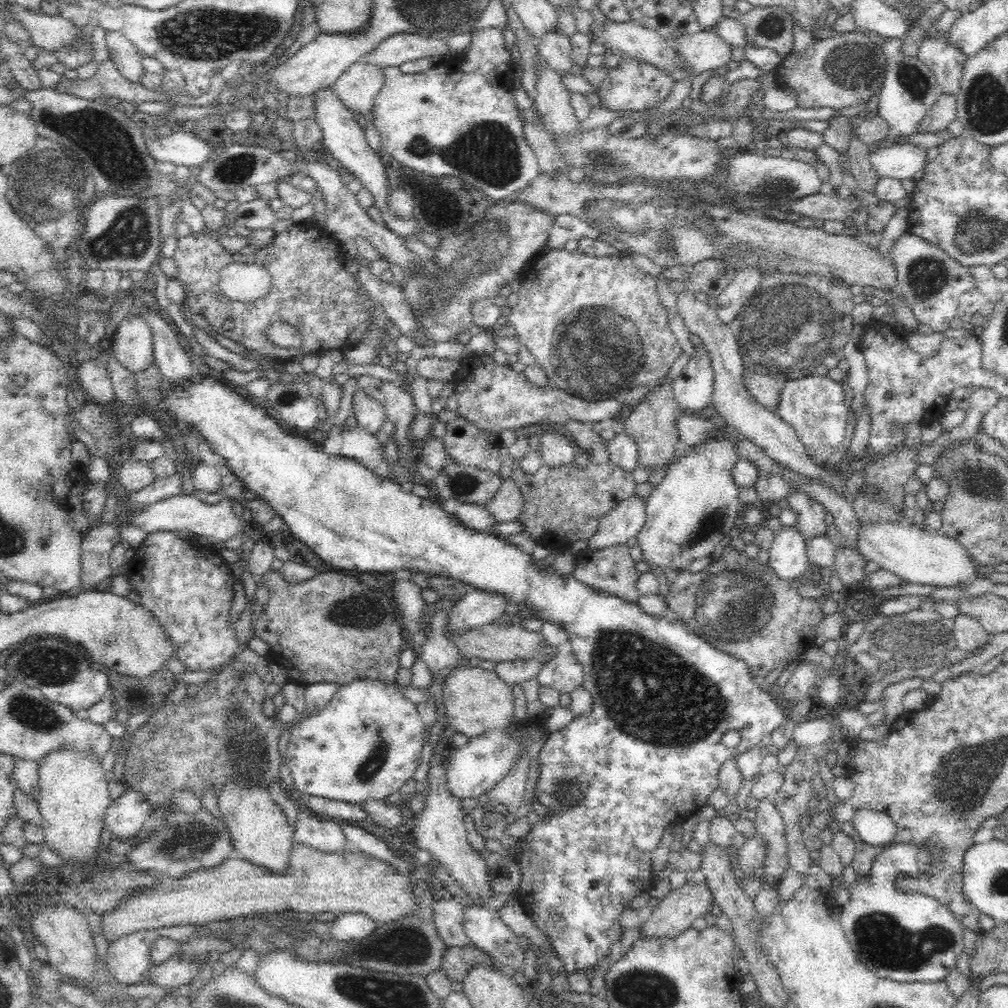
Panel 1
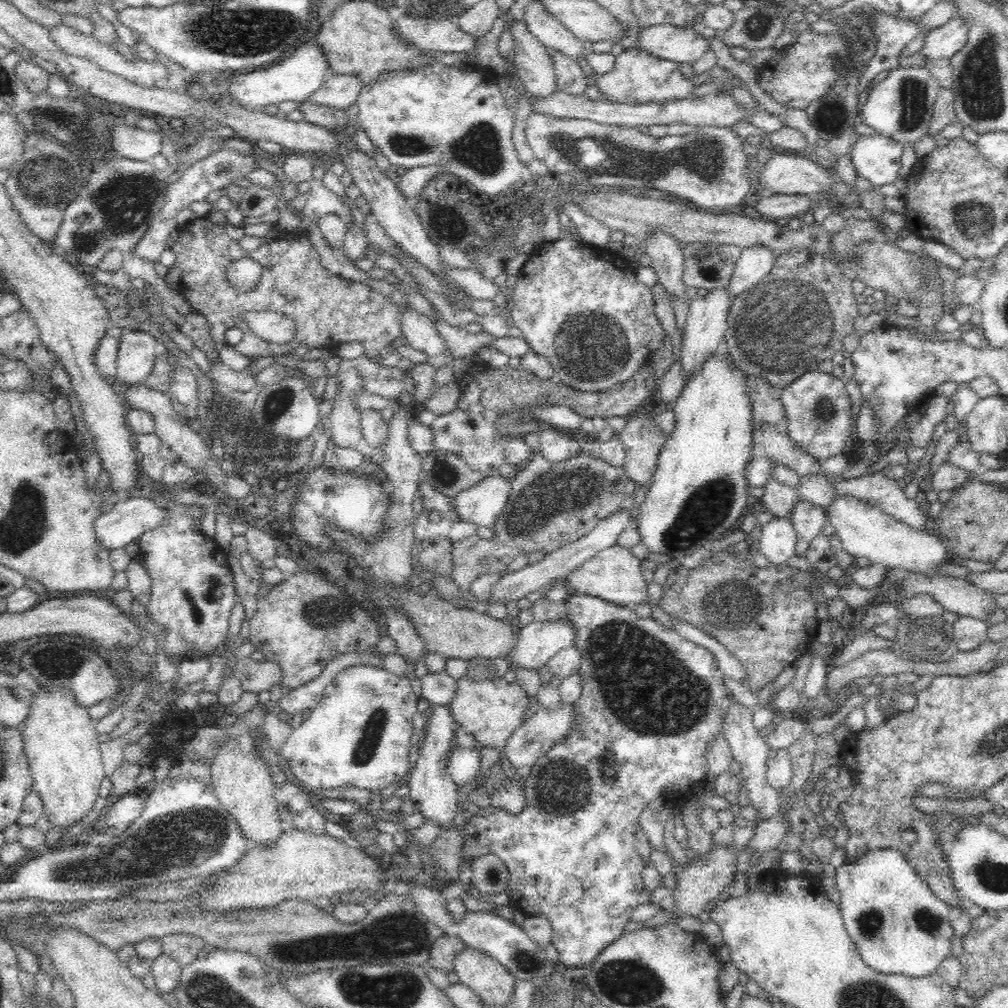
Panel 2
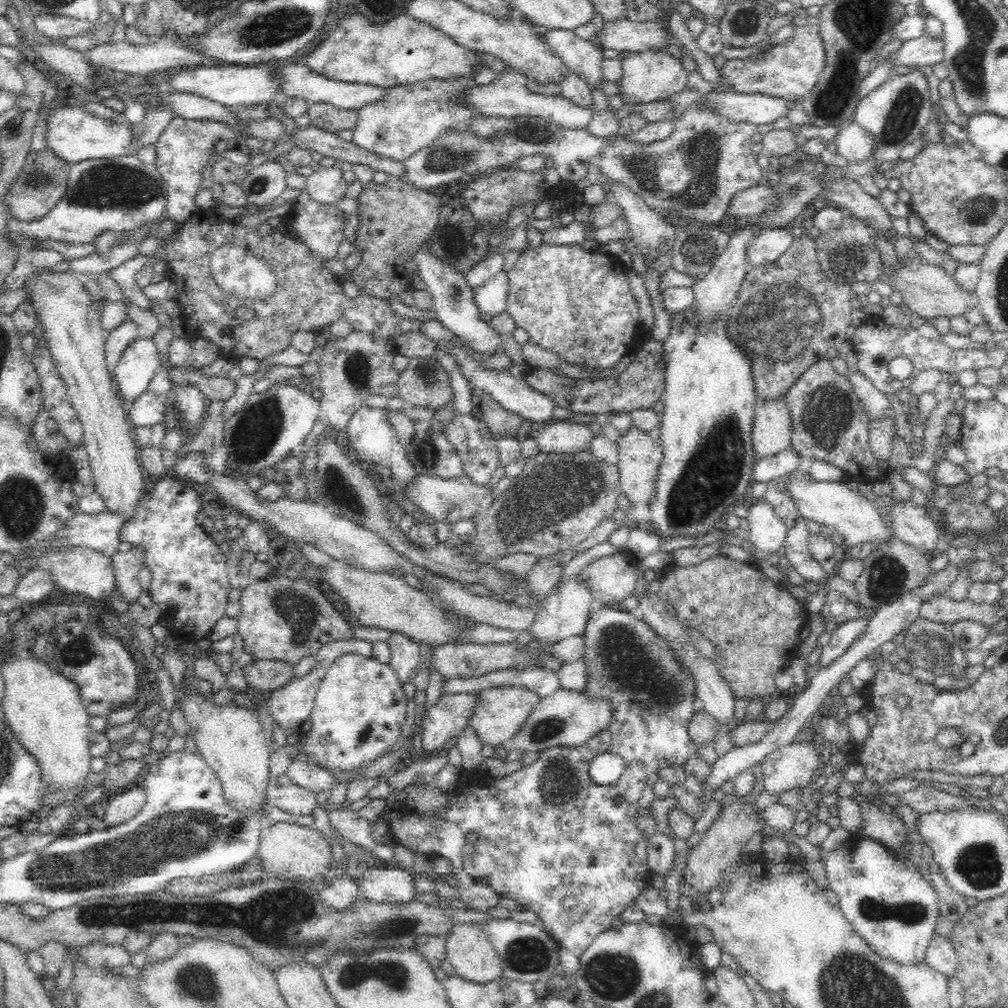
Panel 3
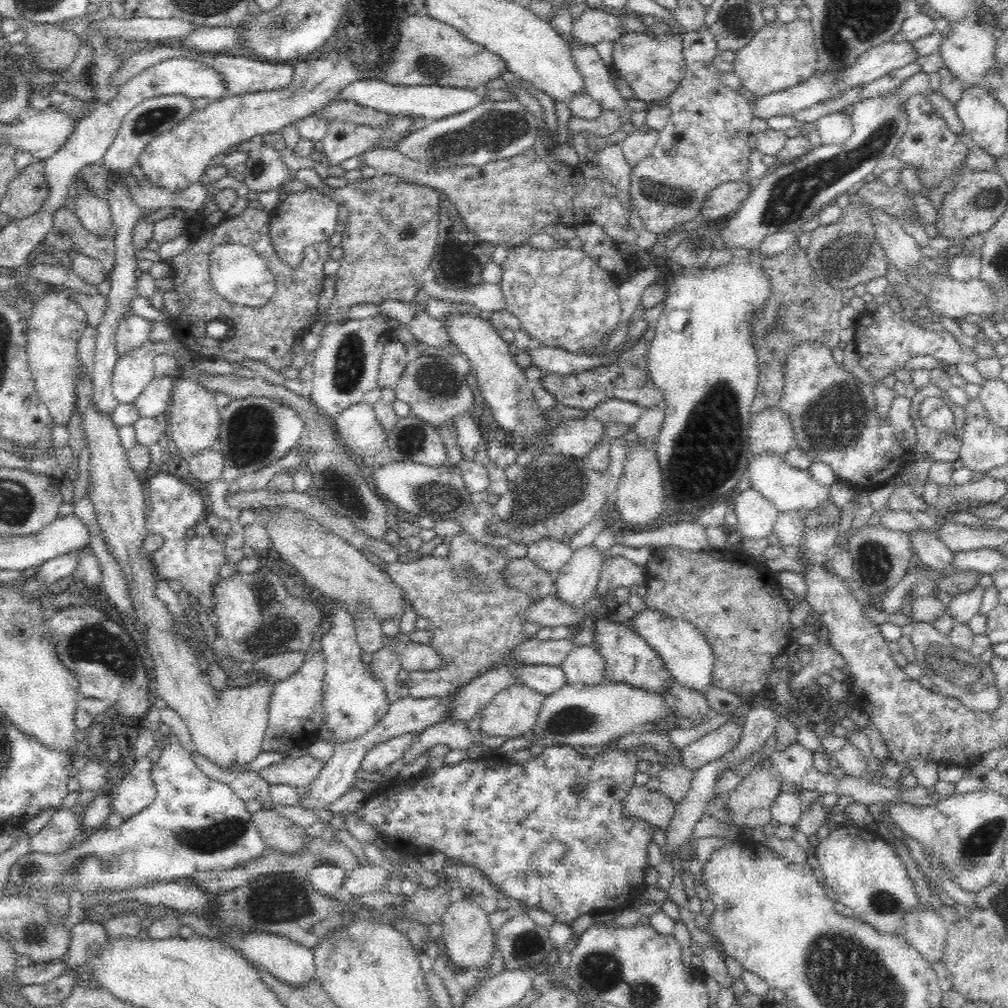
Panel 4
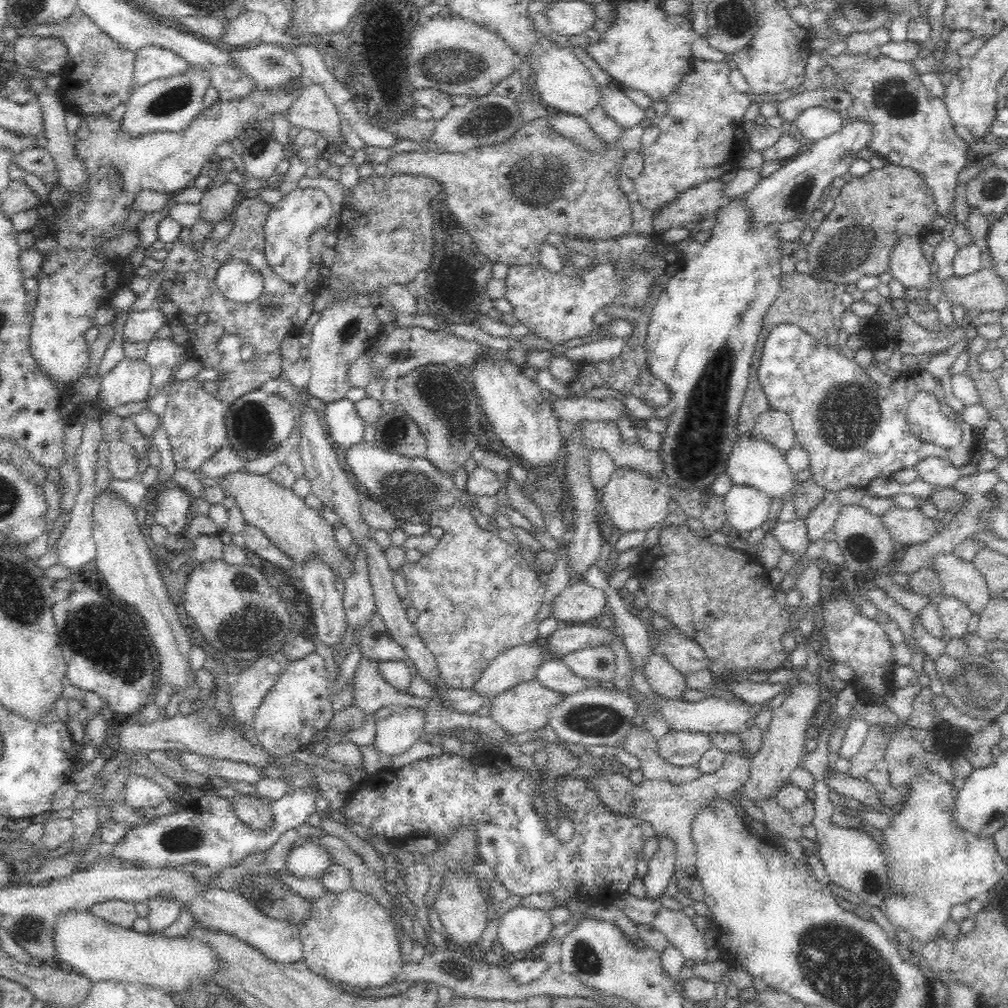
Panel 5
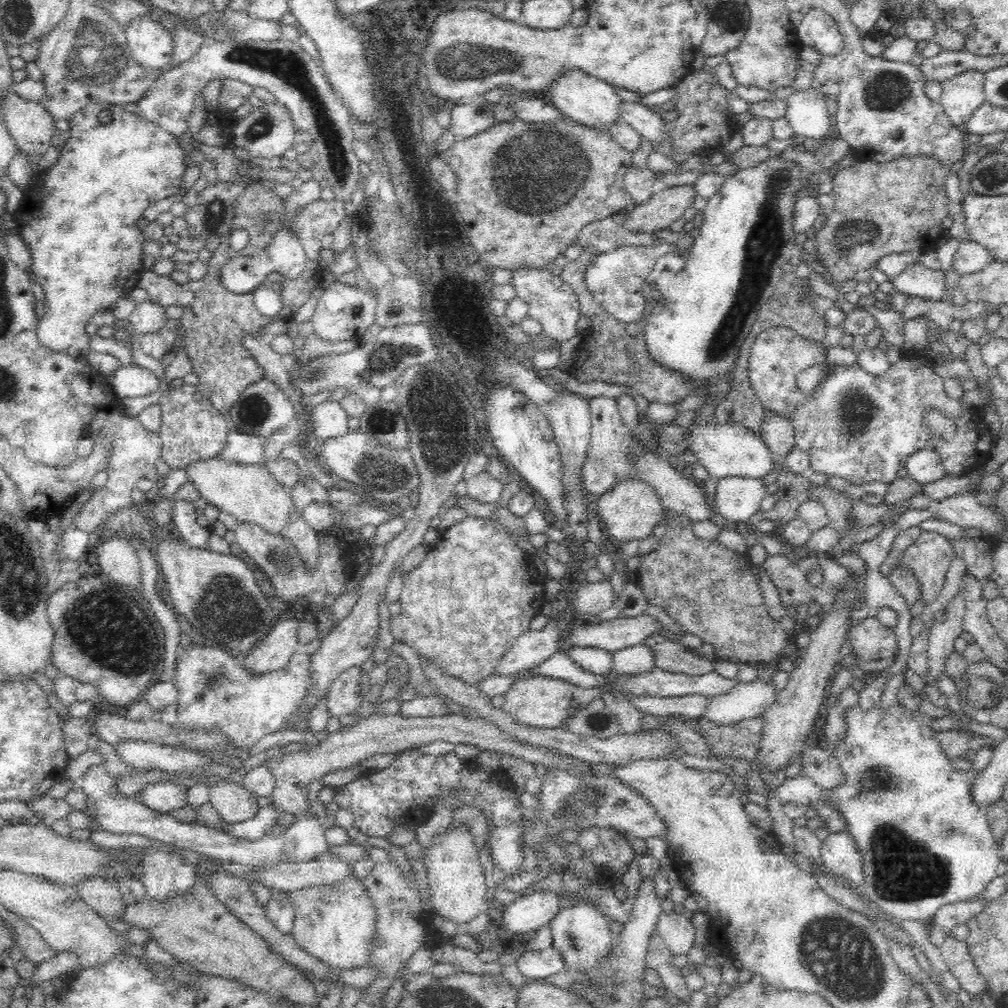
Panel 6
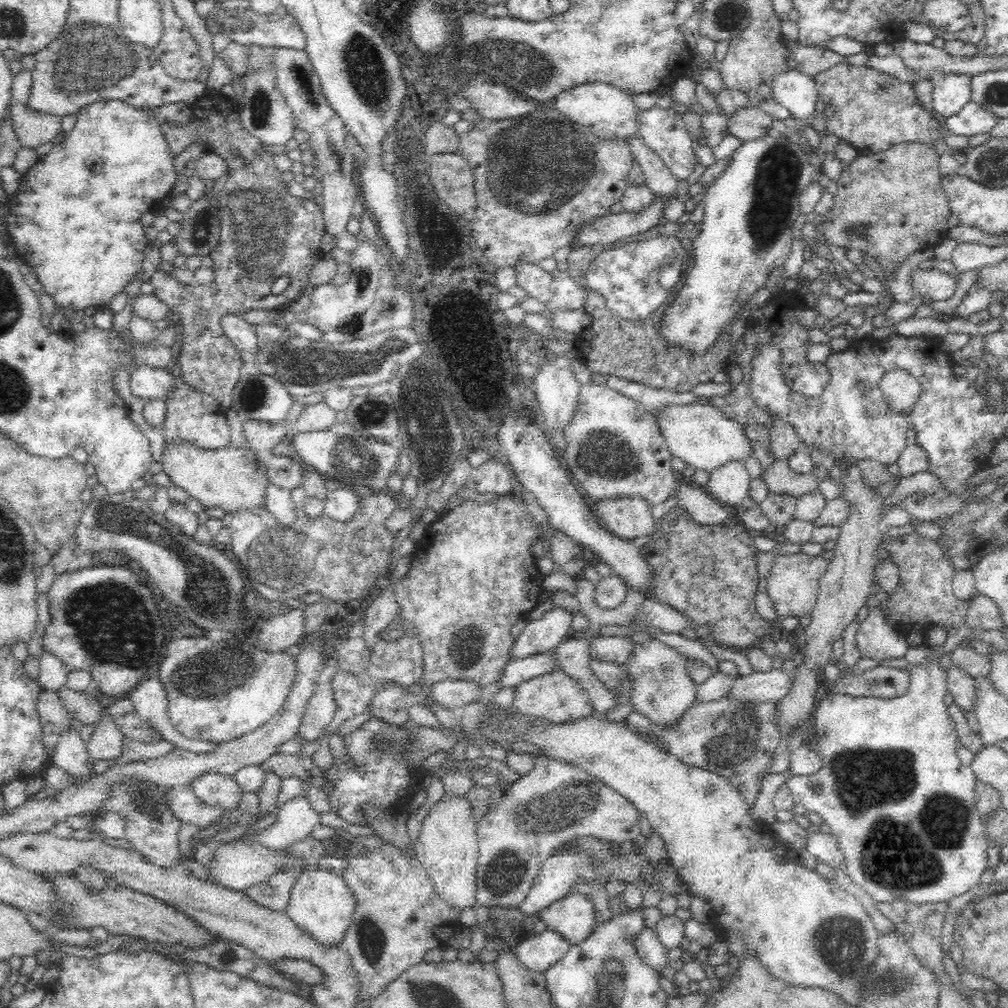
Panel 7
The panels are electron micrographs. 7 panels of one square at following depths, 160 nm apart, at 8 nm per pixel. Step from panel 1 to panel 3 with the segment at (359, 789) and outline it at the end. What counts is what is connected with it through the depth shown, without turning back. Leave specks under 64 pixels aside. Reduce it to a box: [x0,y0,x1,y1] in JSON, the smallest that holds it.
[301,653,408,773]

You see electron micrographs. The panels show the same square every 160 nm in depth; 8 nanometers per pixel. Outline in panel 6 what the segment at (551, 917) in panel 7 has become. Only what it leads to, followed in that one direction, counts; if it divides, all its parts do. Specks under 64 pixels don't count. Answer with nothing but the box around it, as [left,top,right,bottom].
[549,902,612,969]

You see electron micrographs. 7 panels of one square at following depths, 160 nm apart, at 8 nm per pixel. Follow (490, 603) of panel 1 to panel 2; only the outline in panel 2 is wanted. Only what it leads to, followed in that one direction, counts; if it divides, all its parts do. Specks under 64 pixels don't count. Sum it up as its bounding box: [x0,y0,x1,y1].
[489,510,636,605]

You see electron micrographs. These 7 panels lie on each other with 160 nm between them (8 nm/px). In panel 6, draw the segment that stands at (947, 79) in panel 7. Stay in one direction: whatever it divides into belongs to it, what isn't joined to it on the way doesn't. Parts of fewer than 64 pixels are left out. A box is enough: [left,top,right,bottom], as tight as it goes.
[939,70,985,128]

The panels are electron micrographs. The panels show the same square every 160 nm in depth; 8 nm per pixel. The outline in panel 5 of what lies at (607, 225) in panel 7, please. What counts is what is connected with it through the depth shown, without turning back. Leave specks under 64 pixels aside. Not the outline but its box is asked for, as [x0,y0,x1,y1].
[652,179,726,233]

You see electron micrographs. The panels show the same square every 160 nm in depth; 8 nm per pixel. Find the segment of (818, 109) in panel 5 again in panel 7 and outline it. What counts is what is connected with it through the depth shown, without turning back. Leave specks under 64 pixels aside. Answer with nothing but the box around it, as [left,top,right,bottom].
[771,68,817,126]

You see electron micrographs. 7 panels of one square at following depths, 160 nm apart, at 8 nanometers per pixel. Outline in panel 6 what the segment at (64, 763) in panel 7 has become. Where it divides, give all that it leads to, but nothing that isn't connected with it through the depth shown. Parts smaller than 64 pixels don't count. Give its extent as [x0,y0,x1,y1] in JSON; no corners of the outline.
[79,764,329,865]

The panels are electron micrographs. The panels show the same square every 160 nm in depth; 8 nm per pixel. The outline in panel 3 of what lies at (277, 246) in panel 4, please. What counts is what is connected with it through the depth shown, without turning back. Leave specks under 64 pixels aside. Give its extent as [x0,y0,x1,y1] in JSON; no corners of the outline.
[279,190,344,260]

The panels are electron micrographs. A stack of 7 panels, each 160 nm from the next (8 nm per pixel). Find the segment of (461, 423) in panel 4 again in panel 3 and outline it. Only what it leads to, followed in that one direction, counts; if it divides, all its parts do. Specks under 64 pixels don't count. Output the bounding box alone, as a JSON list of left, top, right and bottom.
[433,348,473,414]

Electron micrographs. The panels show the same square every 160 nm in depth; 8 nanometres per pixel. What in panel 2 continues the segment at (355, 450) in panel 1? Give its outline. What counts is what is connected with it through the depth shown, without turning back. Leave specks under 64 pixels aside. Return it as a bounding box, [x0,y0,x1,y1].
[324,355,407,451]

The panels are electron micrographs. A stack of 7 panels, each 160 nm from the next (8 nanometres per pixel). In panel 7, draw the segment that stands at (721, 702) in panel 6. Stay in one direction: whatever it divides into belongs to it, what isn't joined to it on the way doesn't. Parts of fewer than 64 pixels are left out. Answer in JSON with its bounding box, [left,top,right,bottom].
[731,668,794,704]

